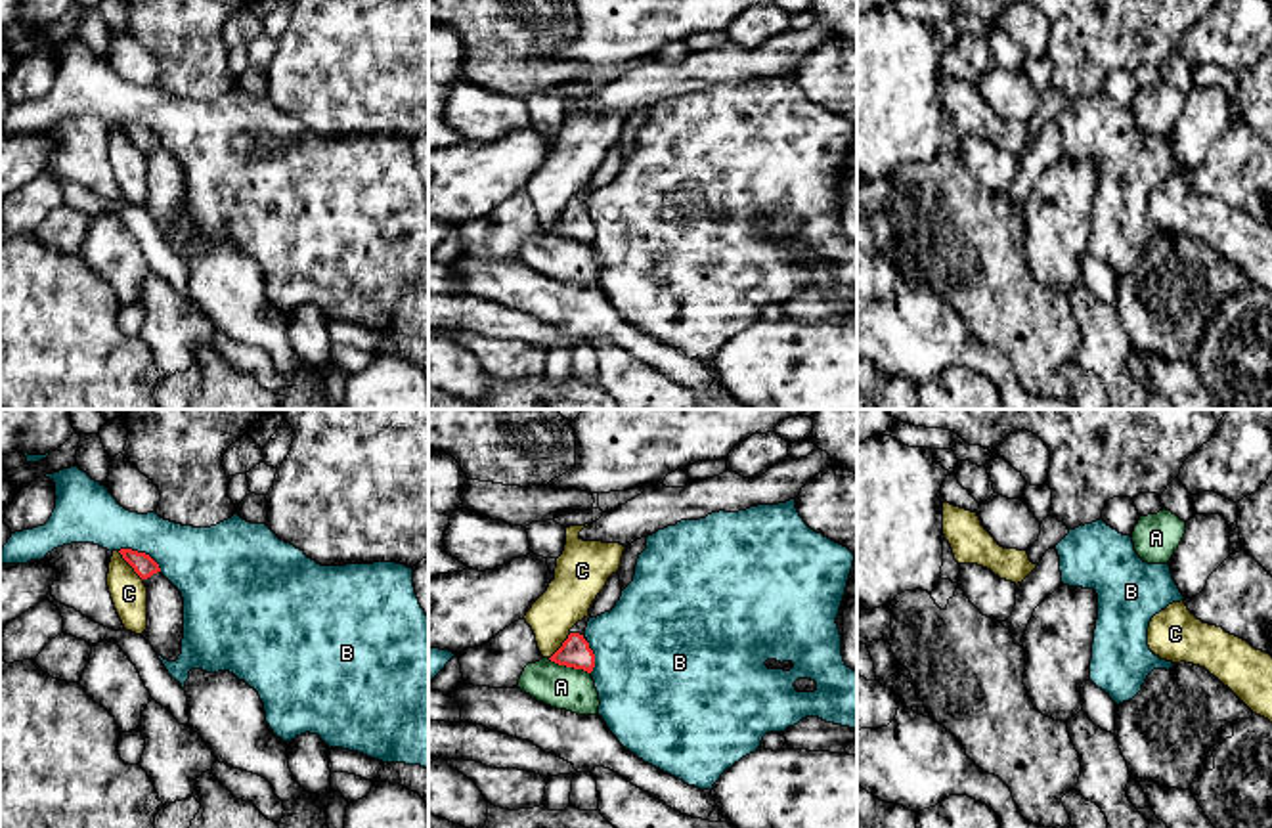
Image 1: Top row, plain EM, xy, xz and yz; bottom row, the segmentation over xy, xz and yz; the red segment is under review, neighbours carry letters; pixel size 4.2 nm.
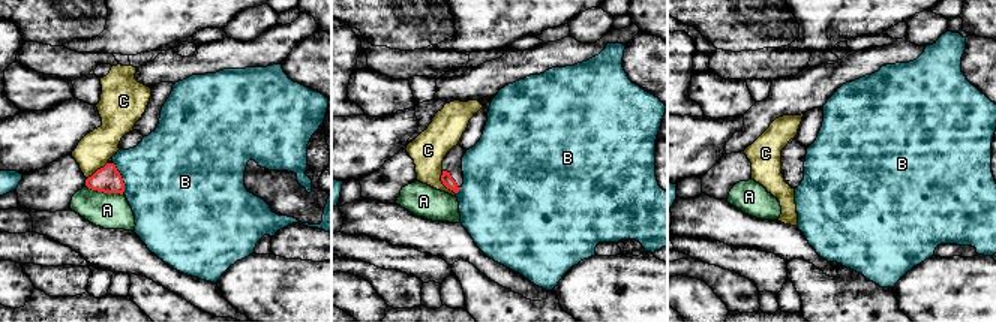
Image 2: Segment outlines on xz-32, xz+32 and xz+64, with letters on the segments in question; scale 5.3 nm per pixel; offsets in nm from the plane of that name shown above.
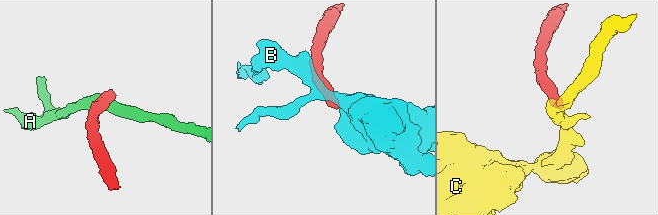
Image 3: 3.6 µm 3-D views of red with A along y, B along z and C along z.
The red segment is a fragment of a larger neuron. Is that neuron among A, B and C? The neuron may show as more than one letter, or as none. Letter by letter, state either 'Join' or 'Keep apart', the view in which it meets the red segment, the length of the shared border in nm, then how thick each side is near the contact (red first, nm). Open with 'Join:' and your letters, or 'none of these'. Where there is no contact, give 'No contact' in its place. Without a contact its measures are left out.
Join: none of these
A: Keep apart. Touches red in xz. Shared border 200 nm. Thickness 130 nm (red) against 180 nm
B: Keep apart. Touches red in xy. Shared border 200 nm. Thickness 90 nm (red) against 300 nm
C: Keep apart. Touches red in xy. Shared border 170 nm. Thickness 90 nm (red) against 150 nm

